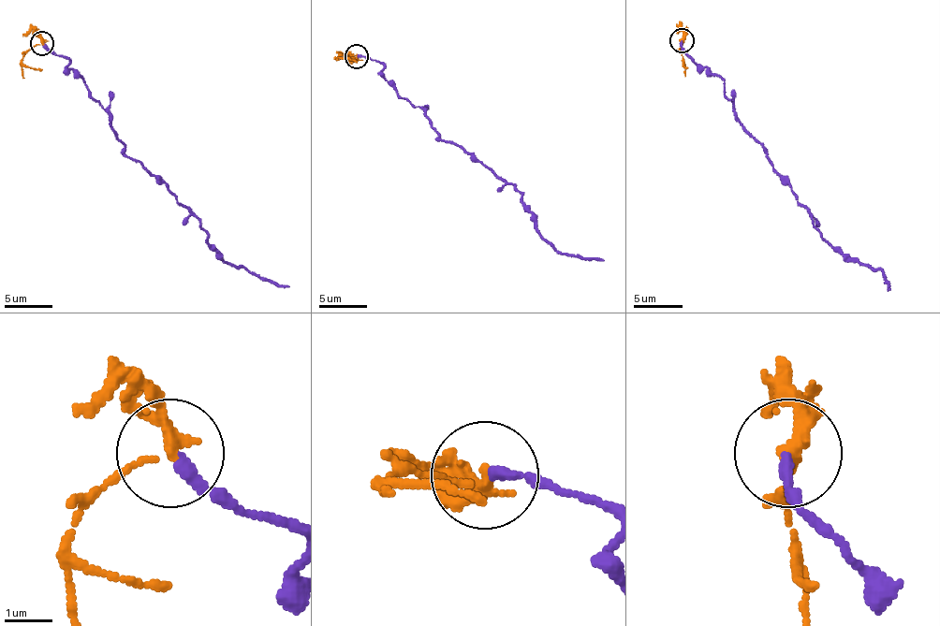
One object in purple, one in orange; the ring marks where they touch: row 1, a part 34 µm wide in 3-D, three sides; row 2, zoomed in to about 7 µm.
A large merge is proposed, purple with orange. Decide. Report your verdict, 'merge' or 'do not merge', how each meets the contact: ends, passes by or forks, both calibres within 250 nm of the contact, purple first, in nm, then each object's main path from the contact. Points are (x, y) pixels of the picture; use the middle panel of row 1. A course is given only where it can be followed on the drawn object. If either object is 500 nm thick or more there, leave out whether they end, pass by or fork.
do not merge; purple ends; orange passes by; calibres 240 and 220 nm; course purple (359, 57), (385, 66), (382, 76), (425, 111), (442, 140), (513, 185), (539, 233), (565, 254), (604, 259); course orange (356, 57), (337, 57), (356, 62)

